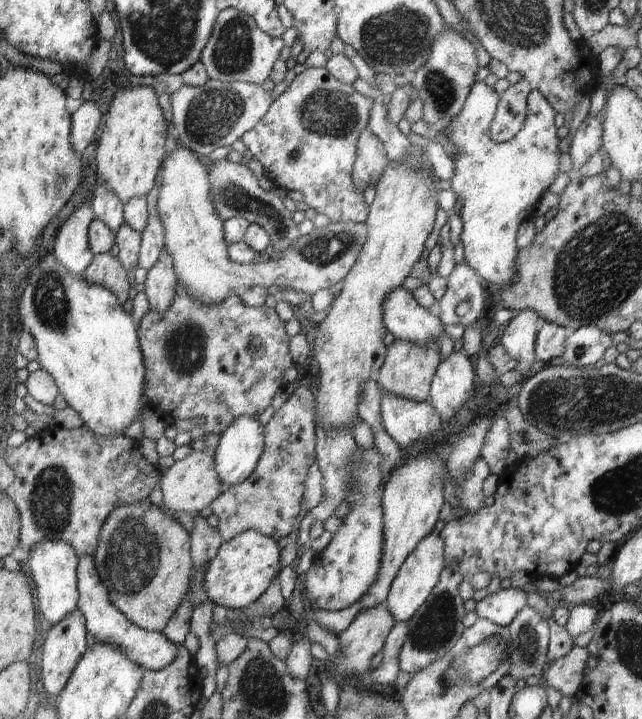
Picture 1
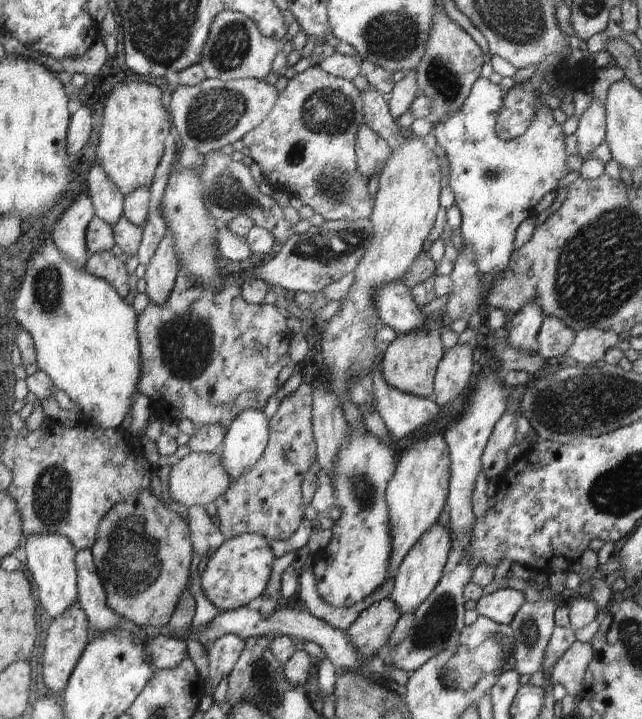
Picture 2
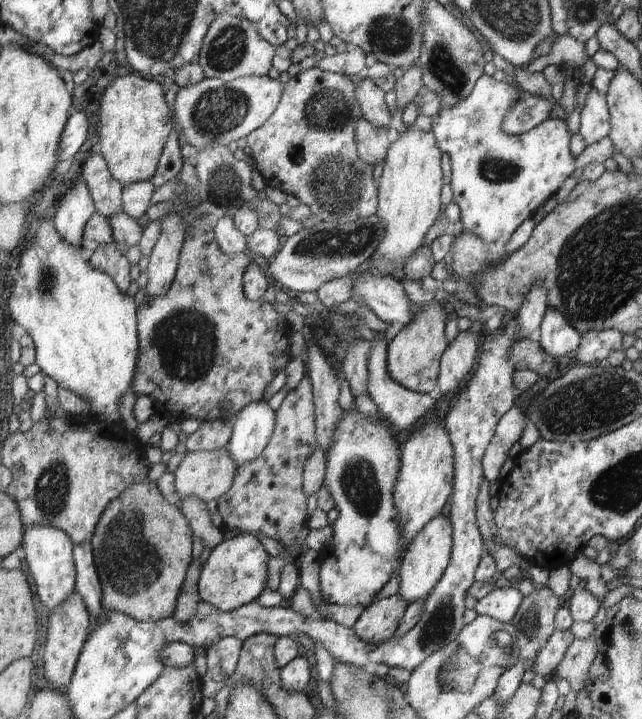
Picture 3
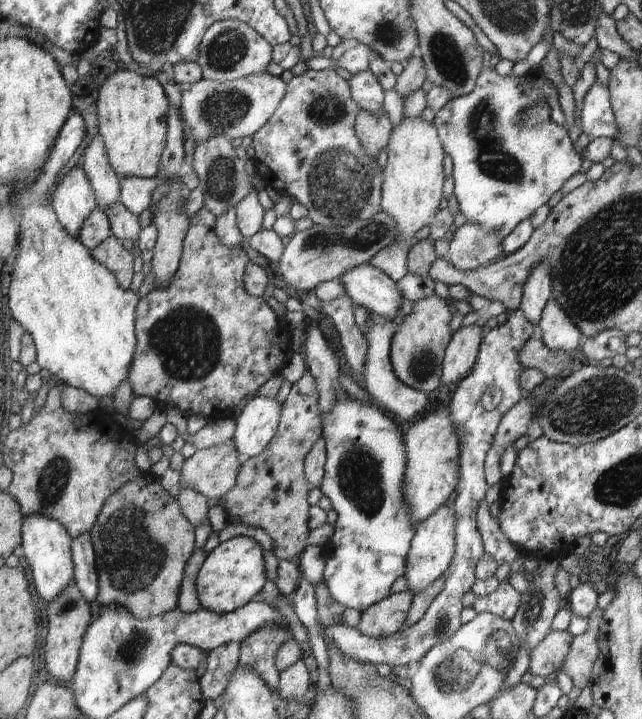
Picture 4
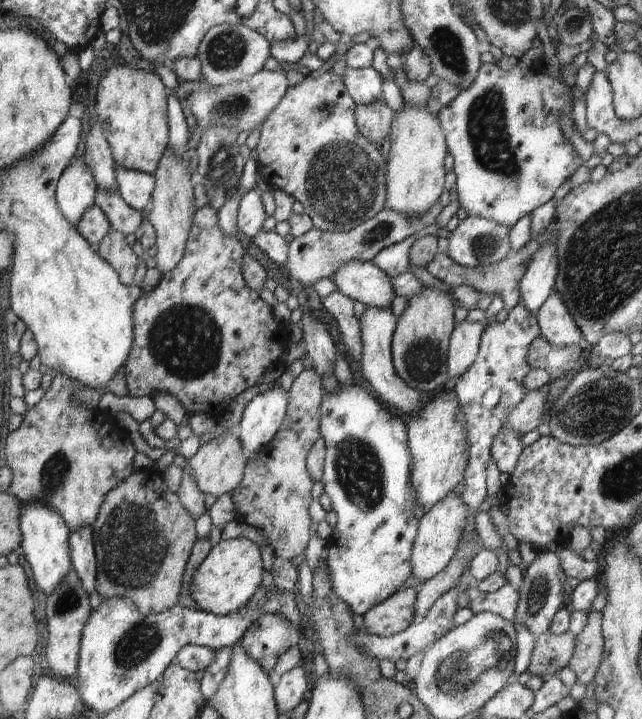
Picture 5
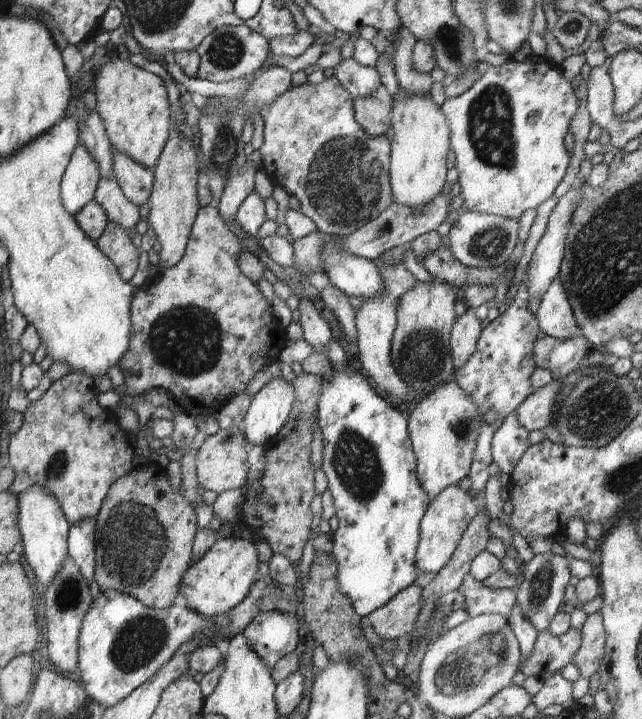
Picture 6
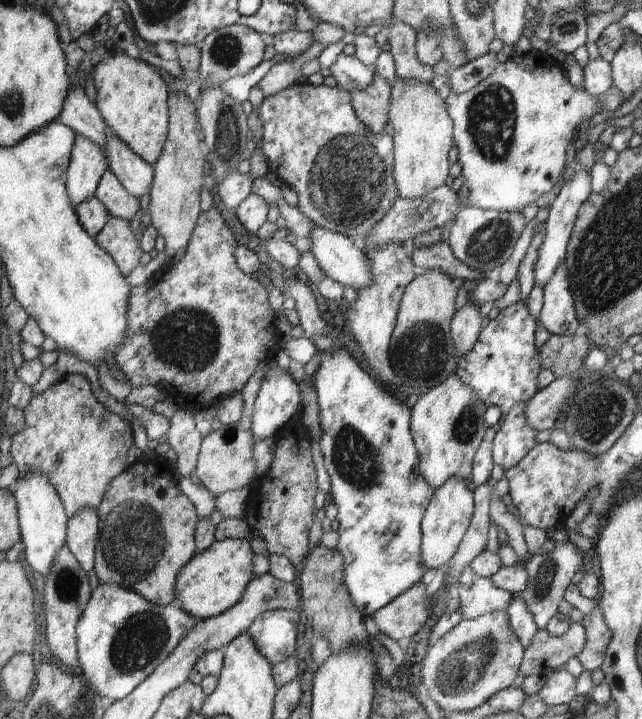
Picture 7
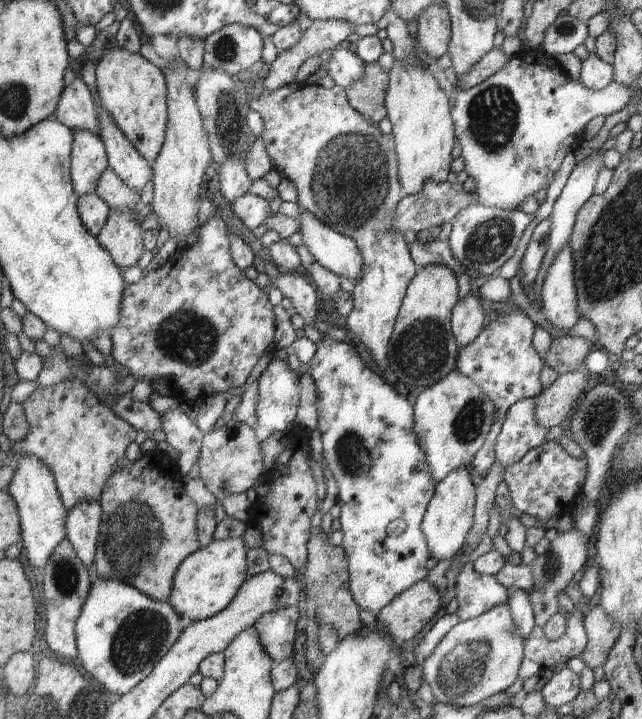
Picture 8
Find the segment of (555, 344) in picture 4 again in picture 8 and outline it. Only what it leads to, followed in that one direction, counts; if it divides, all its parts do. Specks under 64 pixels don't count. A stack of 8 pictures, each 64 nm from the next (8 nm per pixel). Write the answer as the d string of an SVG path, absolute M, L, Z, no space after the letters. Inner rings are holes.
M566 244L545 276L541 292L542 314L554 330L566 332L579 322L574 278L574 258Z

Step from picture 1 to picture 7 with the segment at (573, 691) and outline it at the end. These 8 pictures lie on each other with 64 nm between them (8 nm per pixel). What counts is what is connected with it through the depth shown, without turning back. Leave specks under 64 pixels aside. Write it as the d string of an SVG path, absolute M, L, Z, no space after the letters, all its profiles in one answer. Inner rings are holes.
M598 605L583 616L581 624L585 628L587 641L584 650L577 657L583 670L594 672L594 670L601 668L604 662L604 653L608 644L612 642L612 630L608 628L604 614Z

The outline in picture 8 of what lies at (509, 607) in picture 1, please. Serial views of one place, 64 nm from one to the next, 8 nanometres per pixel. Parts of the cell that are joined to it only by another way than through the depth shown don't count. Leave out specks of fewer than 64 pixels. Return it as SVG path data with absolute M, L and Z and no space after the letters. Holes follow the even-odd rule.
M466 562L455 583L455 597L458 600L458 618L464 622L498 604L507 604L508 591L495 578L472 570L472 562Z

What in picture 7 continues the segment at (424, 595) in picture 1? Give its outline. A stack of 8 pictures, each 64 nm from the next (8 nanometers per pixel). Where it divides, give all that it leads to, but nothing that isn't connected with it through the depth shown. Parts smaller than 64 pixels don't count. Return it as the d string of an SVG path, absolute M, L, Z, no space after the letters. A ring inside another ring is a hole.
M448 478L440 488L434 491L421 522L422 552L420 558L426 568L437 568L439 571L448 566L448 562L466 534L474 512L475 502L473 491L468 488L466 480L462 478Z

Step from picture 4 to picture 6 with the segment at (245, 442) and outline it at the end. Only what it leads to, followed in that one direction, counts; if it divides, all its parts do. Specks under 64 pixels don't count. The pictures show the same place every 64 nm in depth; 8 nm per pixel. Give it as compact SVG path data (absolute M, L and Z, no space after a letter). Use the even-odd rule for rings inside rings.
M284 376L272 378L251 400L240 427L249 447L266 445L280 432L294 408L294 388Z

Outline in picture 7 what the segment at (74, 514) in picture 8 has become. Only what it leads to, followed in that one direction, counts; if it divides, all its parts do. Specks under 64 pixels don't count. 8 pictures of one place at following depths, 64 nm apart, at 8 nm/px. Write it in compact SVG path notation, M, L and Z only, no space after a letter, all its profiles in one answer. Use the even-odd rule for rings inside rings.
M84 508L78 514L68 517L66 544L82 570L87 572L95 566L99 522L96 508Z

